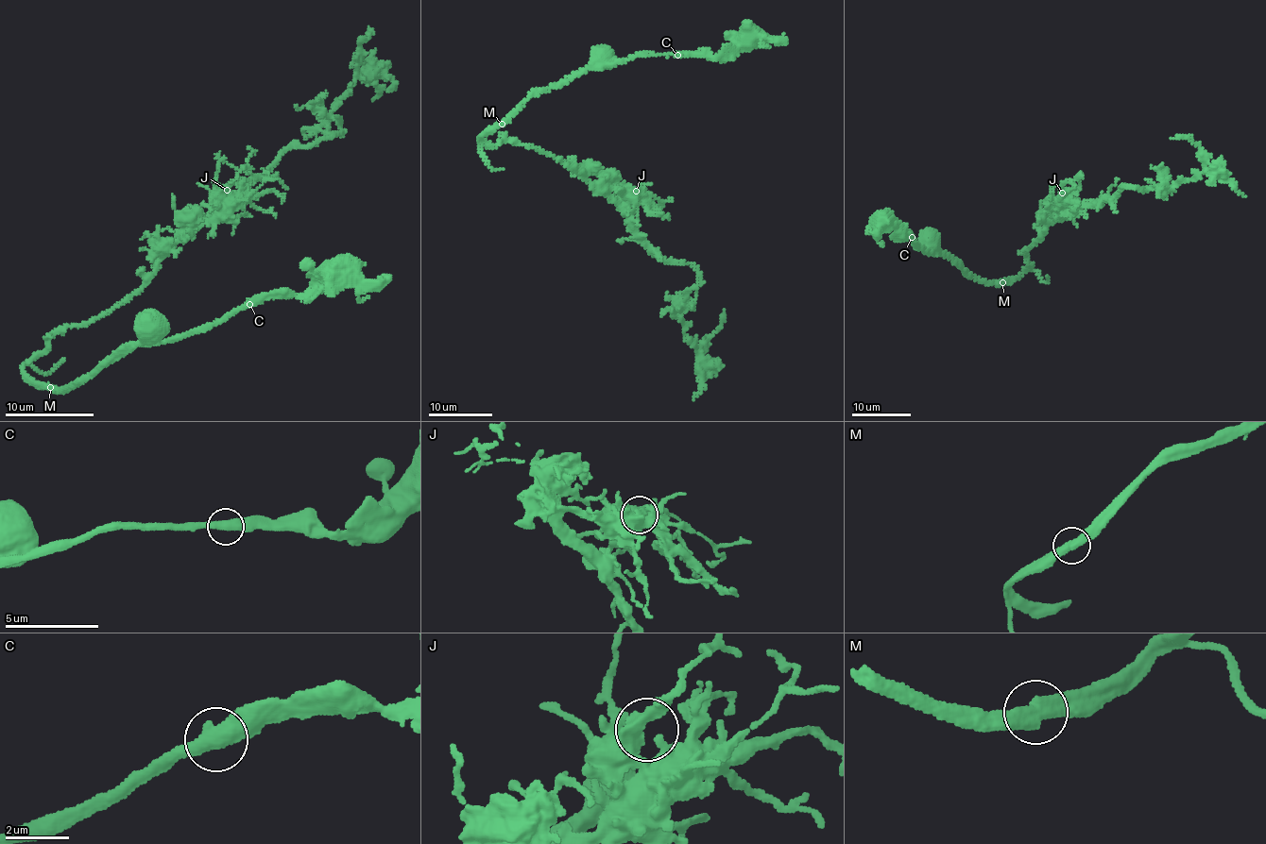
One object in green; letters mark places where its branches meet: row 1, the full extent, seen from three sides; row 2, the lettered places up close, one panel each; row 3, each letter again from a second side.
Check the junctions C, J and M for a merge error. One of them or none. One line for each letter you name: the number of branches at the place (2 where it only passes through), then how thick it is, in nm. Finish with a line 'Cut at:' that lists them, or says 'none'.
M: 2 | 480 nm
Cut at: M

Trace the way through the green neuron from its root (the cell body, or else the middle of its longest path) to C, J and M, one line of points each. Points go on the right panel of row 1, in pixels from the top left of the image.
C: (928, 242), (926, 246), (932, 252), (930, 254), (916, 249), (911, 237)
J: (928, 242), (983, 280), (1015, 279), (1028, 266), (1025, 252), (1055, 218), (1054, 204), (1062, 193)
M: (928, 242), (949, 254), (976, 277), (1002, 282)

